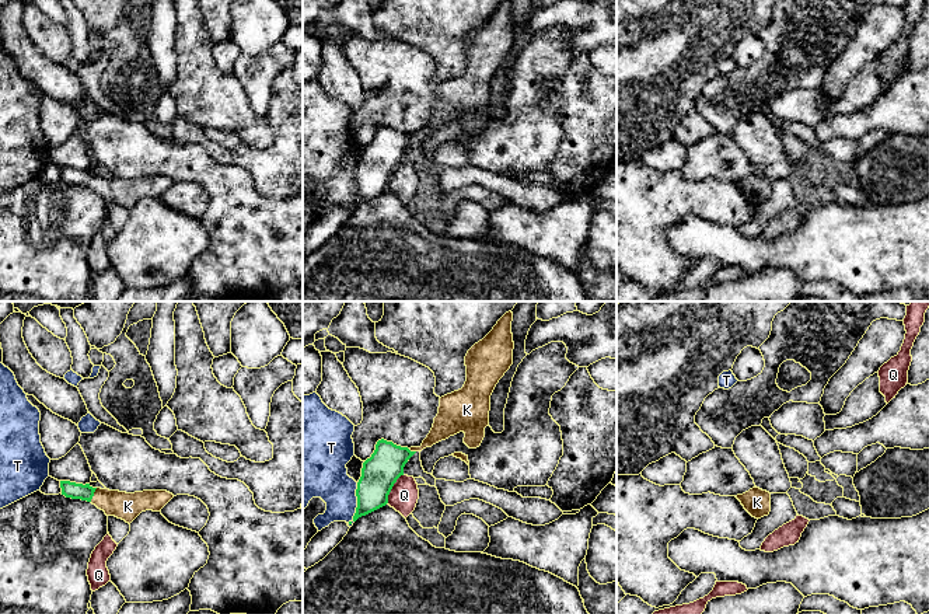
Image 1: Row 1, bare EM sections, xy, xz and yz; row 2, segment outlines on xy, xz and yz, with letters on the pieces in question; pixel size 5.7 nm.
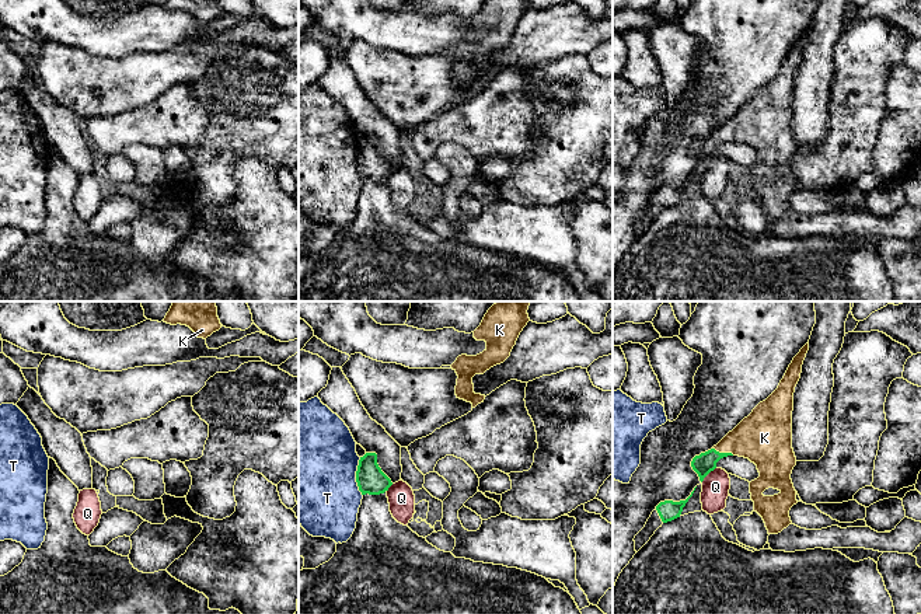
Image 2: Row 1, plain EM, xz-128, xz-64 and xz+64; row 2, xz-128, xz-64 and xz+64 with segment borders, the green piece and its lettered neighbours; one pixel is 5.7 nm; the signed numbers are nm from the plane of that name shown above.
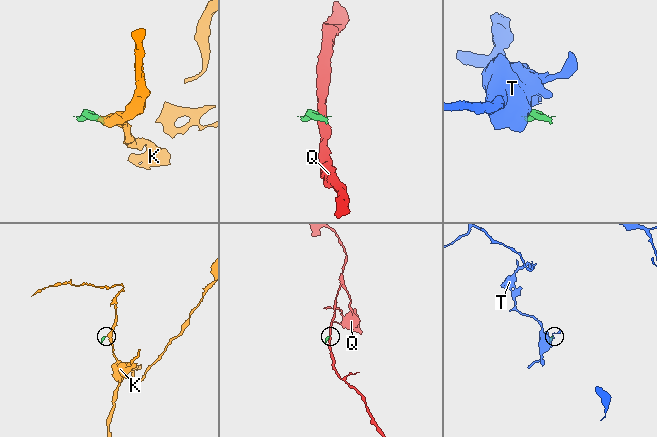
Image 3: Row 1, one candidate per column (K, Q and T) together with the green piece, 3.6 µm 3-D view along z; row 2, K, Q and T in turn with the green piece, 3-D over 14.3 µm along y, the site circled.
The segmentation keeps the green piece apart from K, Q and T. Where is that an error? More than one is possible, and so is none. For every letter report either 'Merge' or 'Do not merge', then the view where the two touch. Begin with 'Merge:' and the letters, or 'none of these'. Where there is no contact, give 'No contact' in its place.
Merge: K
K: Merge. Touches green in xy
Q: Do not merge. Touches green in xz
T: Do not merge. Touches green in xz

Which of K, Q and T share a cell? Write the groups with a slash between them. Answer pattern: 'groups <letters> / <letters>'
groups K / Q / T

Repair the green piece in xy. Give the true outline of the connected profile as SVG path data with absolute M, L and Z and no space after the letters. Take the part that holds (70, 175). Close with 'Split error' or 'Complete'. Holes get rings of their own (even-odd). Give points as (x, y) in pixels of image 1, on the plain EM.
M60 167L60 174L62 181L66 184L91 188L98 195L104 196L106 202L115 202L129 210L142 198L160 198L174 184L174 181L167 177L126 179L92 174L90 170L83 171L70 167Z. Split error

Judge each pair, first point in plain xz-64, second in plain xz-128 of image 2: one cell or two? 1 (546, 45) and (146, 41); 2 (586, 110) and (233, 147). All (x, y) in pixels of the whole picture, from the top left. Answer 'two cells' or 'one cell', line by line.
1: two cells
2: one cell

